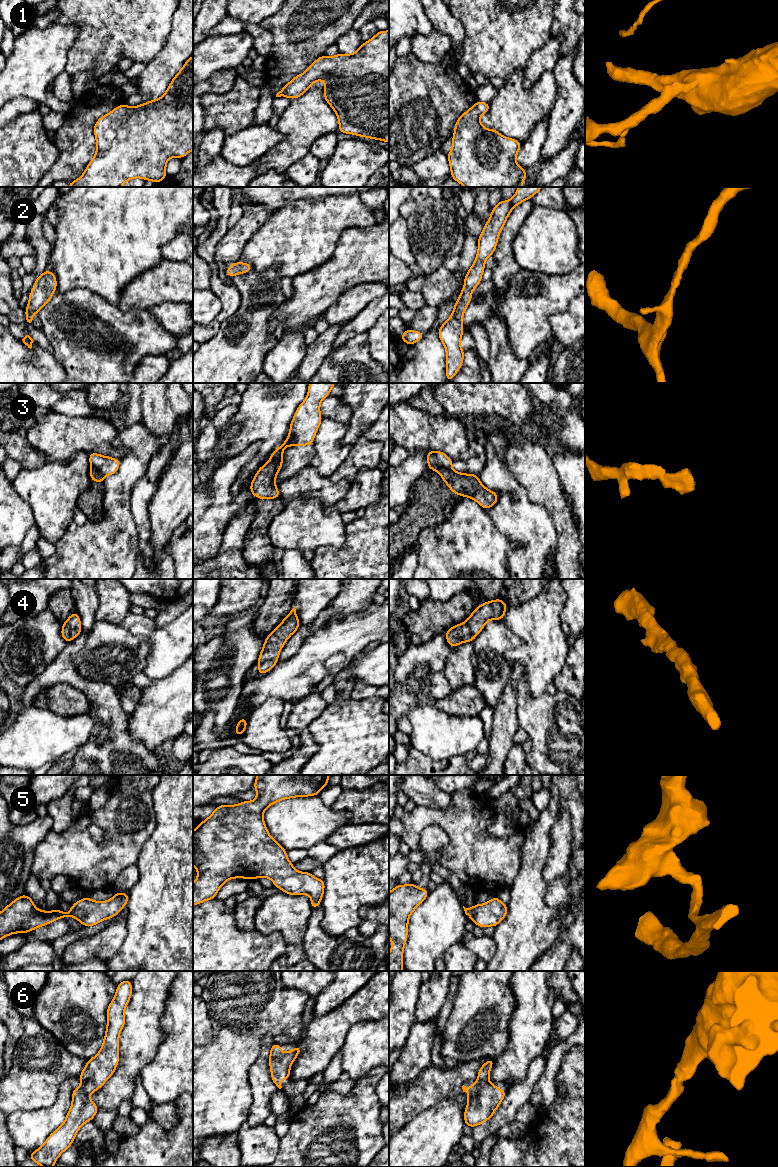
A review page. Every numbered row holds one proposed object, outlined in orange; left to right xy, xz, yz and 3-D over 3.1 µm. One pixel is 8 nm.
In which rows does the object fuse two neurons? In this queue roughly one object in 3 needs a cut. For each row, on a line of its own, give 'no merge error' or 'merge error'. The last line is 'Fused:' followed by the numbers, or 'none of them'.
1: no merge error
2: no merge error
3: merge error
4: no merge error
5: no merge error
6: no merge error
Fused: 3

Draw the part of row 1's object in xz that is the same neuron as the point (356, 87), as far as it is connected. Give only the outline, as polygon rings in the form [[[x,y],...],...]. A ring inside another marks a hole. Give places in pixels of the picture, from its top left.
[[[389,30],[378,31],[376,35],[364,42],[353,54],[342,54],[328,57],[321,56],[308,66],[303,74],[295,76],[276,97],[296,99],[303,95],[316,81],[325,80],[324,99],[332,107],[339,121],[338,132],[354,134],[389,143]]]

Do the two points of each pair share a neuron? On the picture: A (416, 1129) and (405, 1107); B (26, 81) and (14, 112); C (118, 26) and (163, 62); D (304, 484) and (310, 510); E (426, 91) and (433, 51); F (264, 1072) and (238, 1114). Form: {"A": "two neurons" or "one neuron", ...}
{"A": "two neurons", "B": "two neurons", "C": "two neurons", "D": "two neurons", "E": "two neurons", "F": "two neurons"}

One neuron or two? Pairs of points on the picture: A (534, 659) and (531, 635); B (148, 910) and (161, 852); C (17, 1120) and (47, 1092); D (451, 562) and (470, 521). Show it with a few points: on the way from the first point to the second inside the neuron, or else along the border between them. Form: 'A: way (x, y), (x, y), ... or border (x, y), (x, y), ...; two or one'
A: way (534, 653), (534, 641); one
B: way (161, 896), (161, 866); one
C: border (50, 1105), (33, 1110), (15, 1110), (10, 1114); two
D: way (461, 552), (468, 545), (469, 531); one

